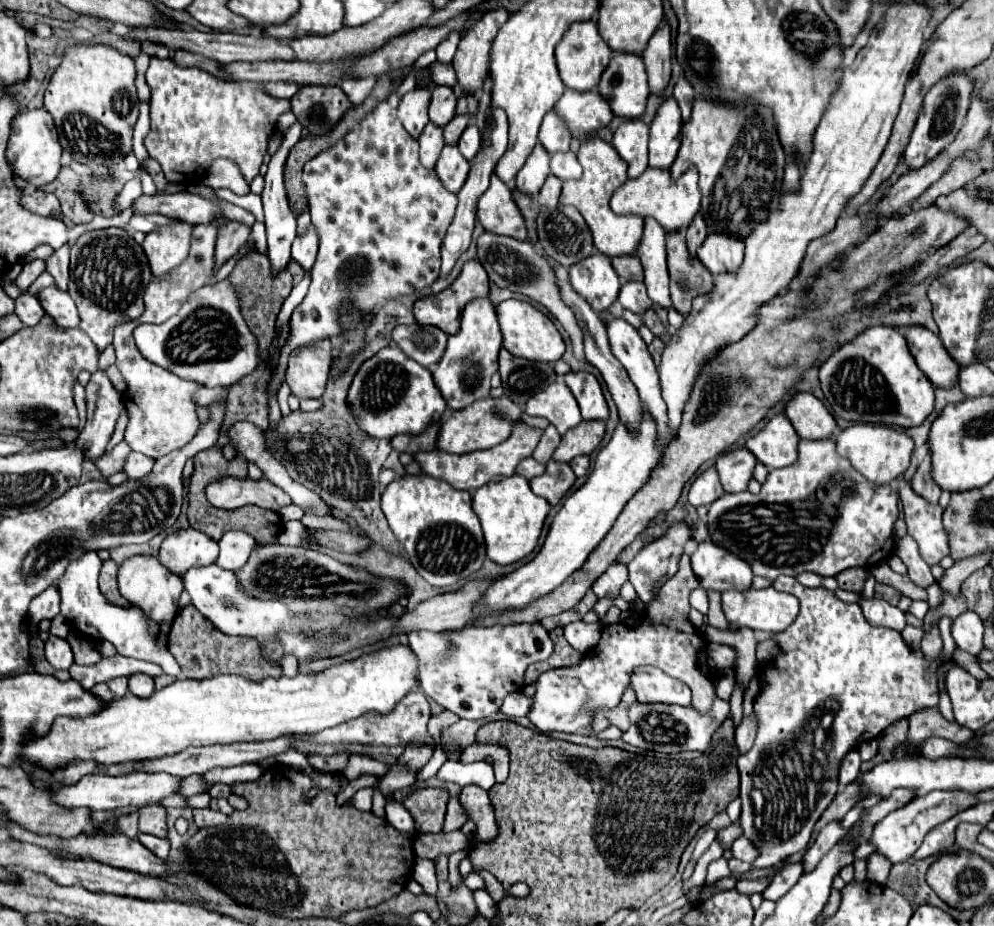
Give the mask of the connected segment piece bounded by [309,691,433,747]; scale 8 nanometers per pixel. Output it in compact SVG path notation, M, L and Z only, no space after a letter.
M411 691L409 695L405 695L405 699L401 699L401 703L397 703L397 707L389 715L373 715L373 711L369 711L369 715L363 715L361 719L353 719L349 723L341 723L339 727L309 735L309 739L313 743L345 743L345 745L353 745L353 743L387 745L387 747L395 747L401 743L431 743L433 745L433 739L427 733L429 717L431 717L431 711L429 711L427 697L421 691Z

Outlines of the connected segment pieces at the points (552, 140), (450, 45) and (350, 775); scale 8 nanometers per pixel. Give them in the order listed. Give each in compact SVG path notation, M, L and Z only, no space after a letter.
M551 109L539 129L539 141L541 145L553 155L557 151L569 151L569 129L565 127L565 123L561 123L561 119L557 119L557 113Z
M453 31L453 35L449 35L449 39L443 39L443 41L437 45L435 51L437 51L437 61L439 61L439 63L451 63L453 55L455 55L455 51L457 51L459 39L461 39L461 35L457 35L457 33Z
M353 753L349 757L345 769L343 769L343 777L347 777L349 781L353 781L353 779L357 779L359 775L363 775L367 771L375 771L375 775L385 775L387 769L389 769L389 763L385 763L385 761L377 761L377 759Z

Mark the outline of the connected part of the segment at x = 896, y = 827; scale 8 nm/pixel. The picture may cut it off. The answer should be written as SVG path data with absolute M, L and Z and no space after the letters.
M933 791L929 795L923 795L921 799L913 799L907 807L889 813L881 823L877 823L873 831L871 843L877 845L877 853L885 855L891 863L907 861L923 843L923 837L931 831L931 827L941 825L943 821L951 819L959 811L965 811L973 805L977 805L977 795L967 795L963 791Z

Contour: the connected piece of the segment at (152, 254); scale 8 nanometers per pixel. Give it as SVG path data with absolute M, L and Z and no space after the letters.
M179 221L173 225L163 225L145 237L143 251L155 277L167 275L171 269L175 269L187 259L191 227L193 225Z

